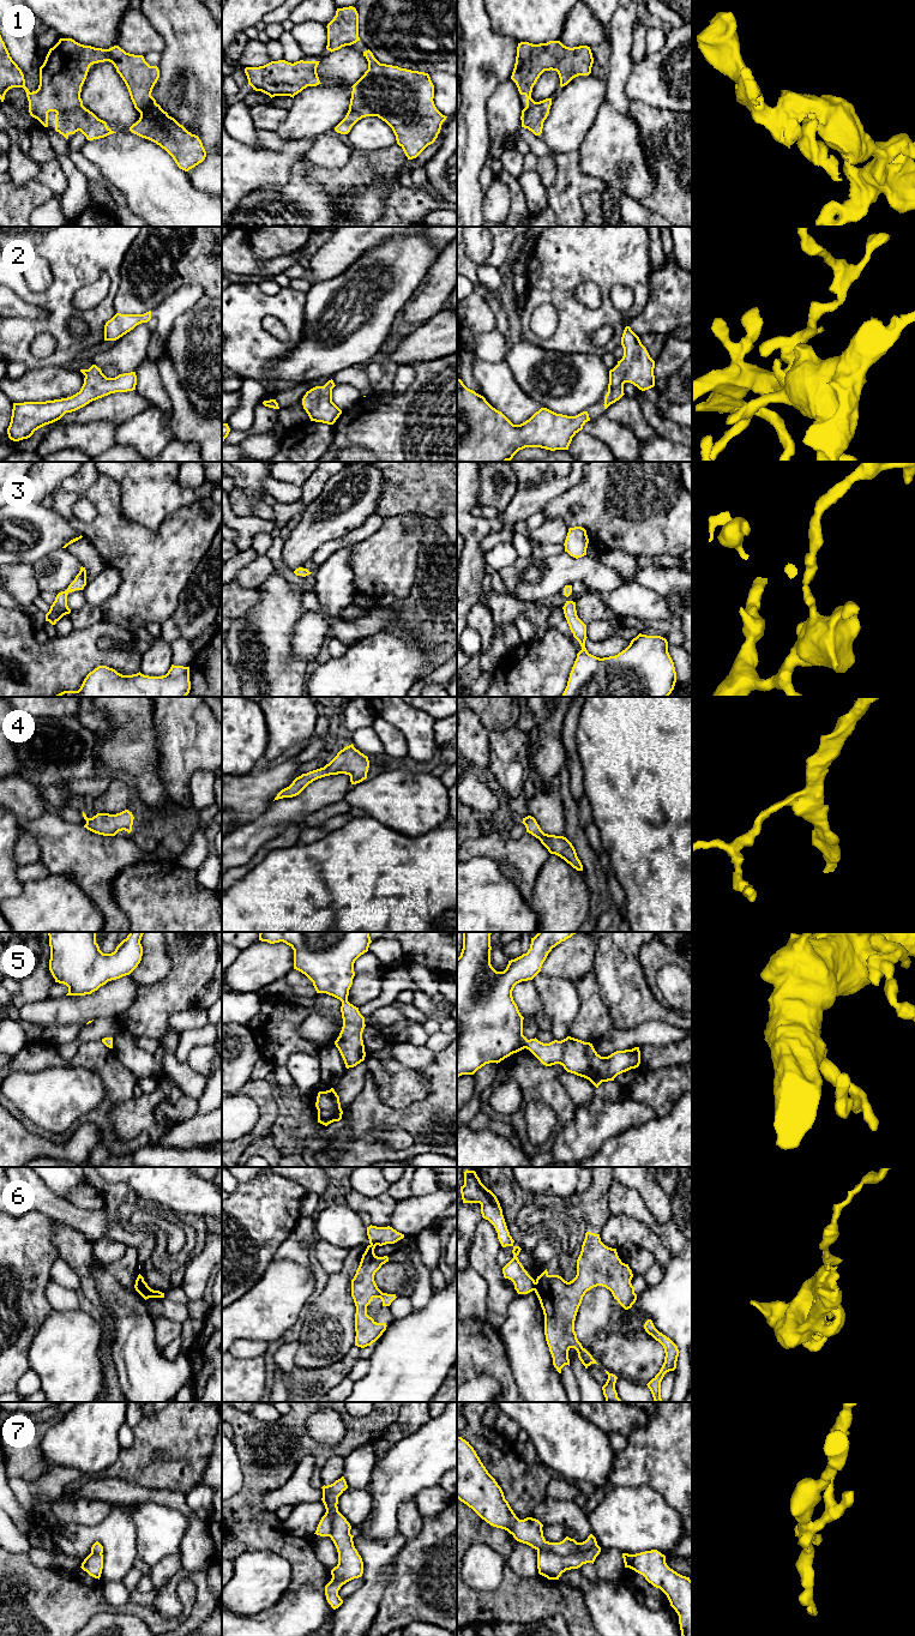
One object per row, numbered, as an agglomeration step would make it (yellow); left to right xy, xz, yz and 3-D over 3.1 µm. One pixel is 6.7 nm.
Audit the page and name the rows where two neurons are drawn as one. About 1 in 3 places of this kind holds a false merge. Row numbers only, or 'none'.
6

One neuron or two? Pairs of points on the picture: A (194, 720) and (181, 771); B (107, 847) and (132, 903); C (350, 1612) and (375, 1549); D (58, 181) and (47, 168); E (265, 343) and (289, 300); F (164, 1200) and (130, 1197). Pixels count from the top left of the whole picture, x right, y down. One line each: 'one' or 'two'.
A: one
B: two
C: one
D: one
E: one
F: two

